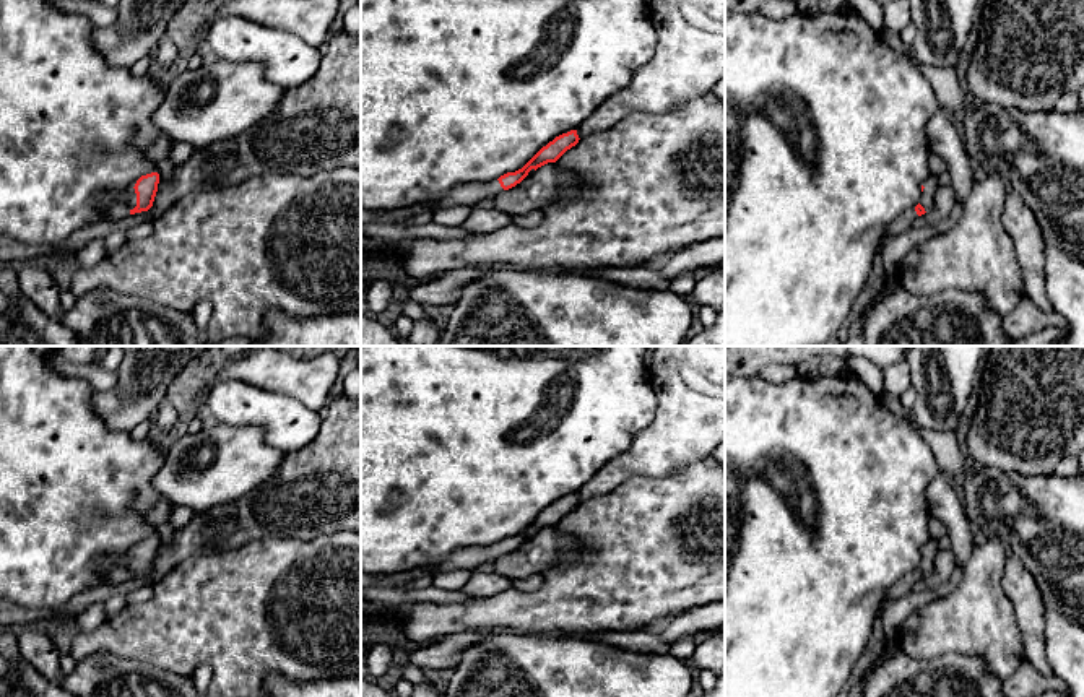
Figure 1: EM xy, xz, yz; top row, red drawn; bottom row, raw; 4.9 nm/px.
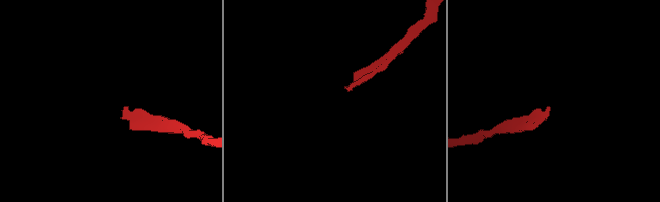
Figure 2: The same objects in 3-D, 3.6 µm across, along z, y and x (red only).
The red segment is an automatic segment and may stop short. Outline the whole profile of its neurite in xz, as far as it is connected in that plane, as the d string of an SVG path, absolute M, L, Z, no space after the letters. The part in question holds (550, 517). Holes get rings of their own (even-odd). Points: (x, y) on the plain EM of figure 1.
M570 494L556 500L546 510L543 510L522 533L515 536L507 536L501 539L497 544L488 548L465 548L453 552L450 557L434 562L427 567L414 570L416 575L429 575L437 577L444 572L452 572L457 569L476 570L479 565L486 562L494 562L502 554L509 554L520 548L531 533L538 533L548 526L556 526L567 513L579 507L577 494Z

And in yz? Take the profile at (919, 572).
M931 538L921 549L921 564L915 570L918 580L925 578L926 575L931 575L938 551L938 541Z

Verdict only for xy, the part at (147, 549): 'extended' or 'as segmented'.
extended

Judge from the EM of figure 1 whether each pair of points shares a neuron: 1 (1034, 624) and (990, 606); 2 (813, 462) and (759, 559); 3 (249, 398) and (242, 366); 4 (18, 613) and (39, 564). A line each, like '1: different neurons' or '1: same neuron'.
1: different neurons
2: same neuron
3: different neurons
4: different neurons

